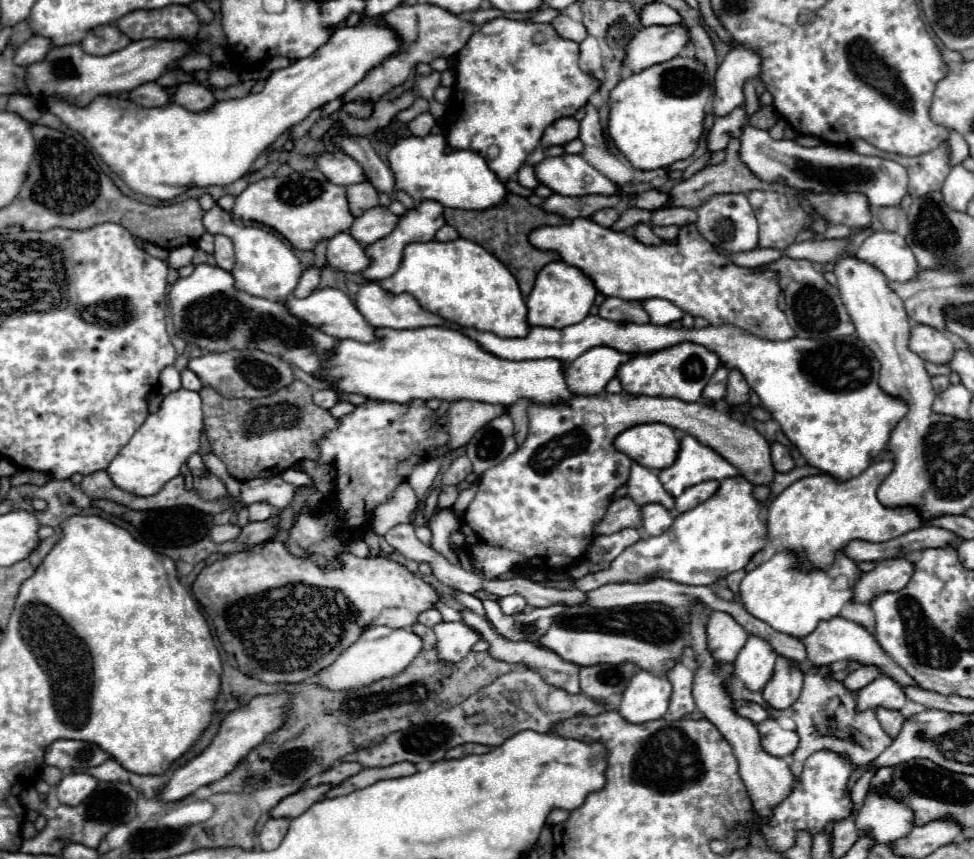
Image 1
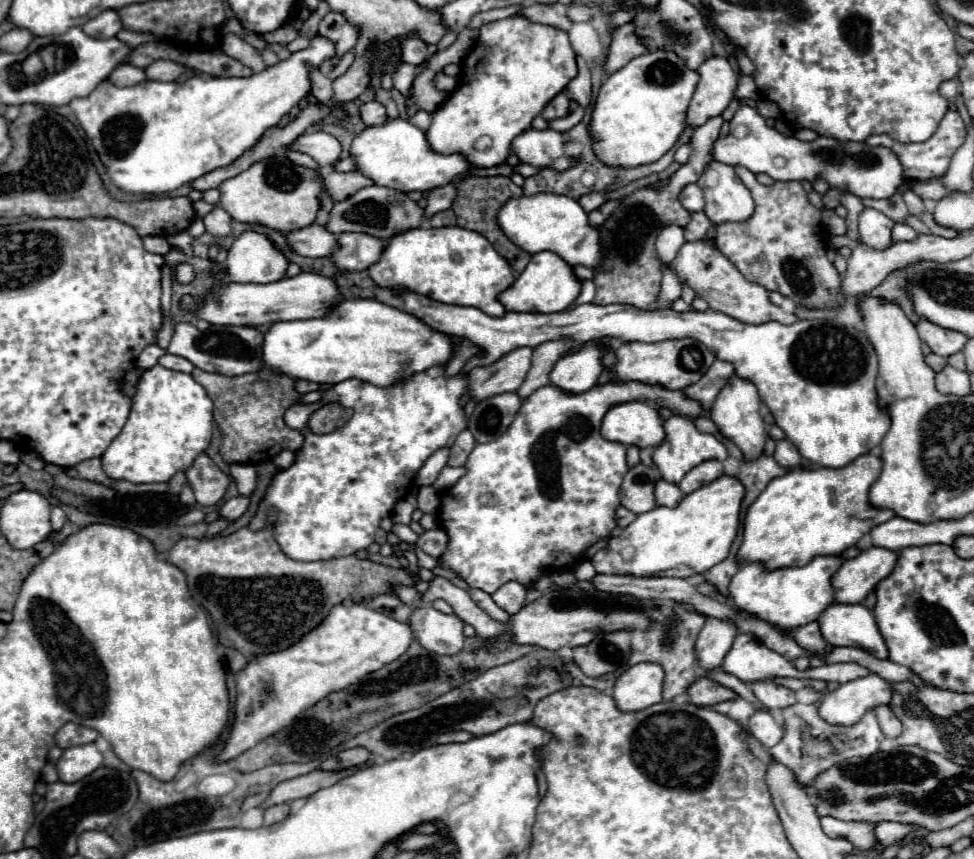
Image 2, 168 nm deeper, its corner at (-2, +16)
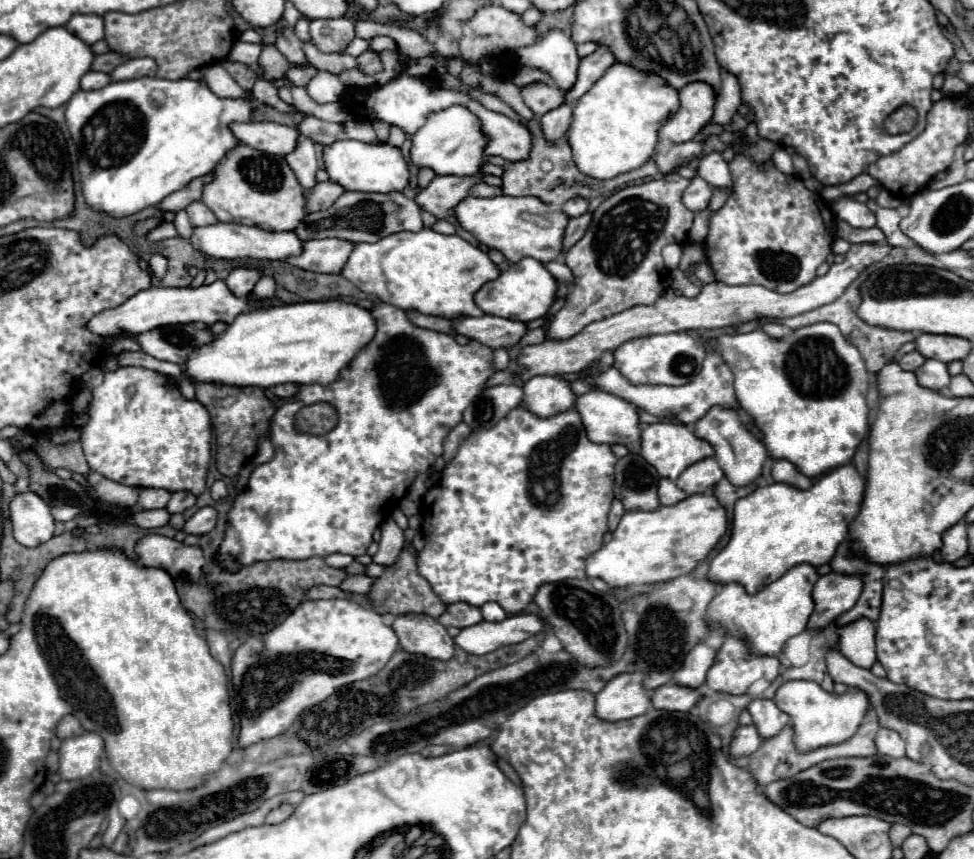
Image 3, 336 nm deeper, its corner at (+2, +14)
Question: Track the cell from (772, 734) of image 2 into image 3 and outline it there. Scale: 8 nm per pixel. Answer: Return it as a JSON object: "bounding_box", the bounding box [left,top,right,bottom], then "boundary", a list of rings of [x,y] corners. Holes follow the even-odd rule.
{"bounding_box":[730,724,762,758],"boundary":[[[754,724],[748,726],[738,726],[734,732],[734,740],[730,744],[730,754],[734,758],[738,756],[748,756],[754,750],[758,750],[758,746],[762,746],[762,738],[758,738],[758,730]]]}

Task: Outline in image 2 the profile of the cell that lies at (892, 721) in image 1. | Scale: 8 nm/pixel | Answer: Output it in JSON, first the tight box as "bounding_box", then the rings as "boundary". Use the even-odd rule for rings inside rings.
{"bounding_box":[876,706,902,738],"boundary":[[[878,706],[876,716],[886,738],[898,738],[902,734],[902,722],[890,712],[888,706]]]}

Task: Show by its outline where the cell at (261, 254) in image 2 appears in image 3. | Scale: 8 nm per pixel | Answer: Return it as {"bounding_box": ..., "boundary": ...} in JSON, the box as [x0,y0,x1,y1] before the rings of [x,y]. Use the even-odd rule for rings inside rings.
{"bounding_box":[226,268,262,296],"boundary":[[[234,268],[228,278],[226,284],[228,288],[236,294],[236,296],[246,296],[252,292],[252,288],[256,286],[256,282],[262,278],[262,274],[254,268]]]}

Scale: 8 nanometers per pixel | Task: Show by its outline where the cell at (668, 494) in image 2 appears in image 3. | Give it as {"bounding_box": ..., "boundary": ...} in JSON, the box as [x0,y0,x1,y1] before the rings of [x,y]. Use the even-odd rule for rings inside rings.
{"bounding_box":[658,478,688,506],"boundary":[[[662,478],[660,484],[658,484],[658,498],[660,498],[660,504],[662,506],[674,506],[678,502],[682,502],[688,494],[682,492],[672,480],[668,478]]]}

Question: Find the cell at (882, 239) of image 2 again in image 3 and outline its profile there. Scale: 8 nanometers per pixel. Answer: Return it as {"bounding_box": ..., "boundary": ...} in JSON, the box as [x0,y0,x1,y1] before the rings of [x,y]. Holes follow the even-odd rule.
{"bounding_box":[832,196,876,228],"boundary":[[[844,196],[834,202],[832,212],[836,218],[848,222],[854,228],[872,228],[876,224],[876,216],[870,212],[870,208],[862,202],[852,200],[850,196]]]}

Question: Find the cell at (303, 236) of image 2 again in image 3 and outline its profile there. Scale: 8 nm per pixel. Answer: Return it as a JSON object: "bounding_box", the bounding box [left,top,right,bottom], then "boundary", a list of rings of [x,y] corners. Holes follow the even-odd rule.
{"bounding_box":[192,224,304,260],"boundary":[[[212,224],[204,228],[194,228],[192,234],[192,244],[196,250],[212,256],[212,258],[224,258],[224,260],[234,260],[234,258],[260,258],[260,260],[286,260],[290,256],[298,256],[304,250],[304,242],[292,232],[266,232],[256,226],[242,226],[242,224]]]}

